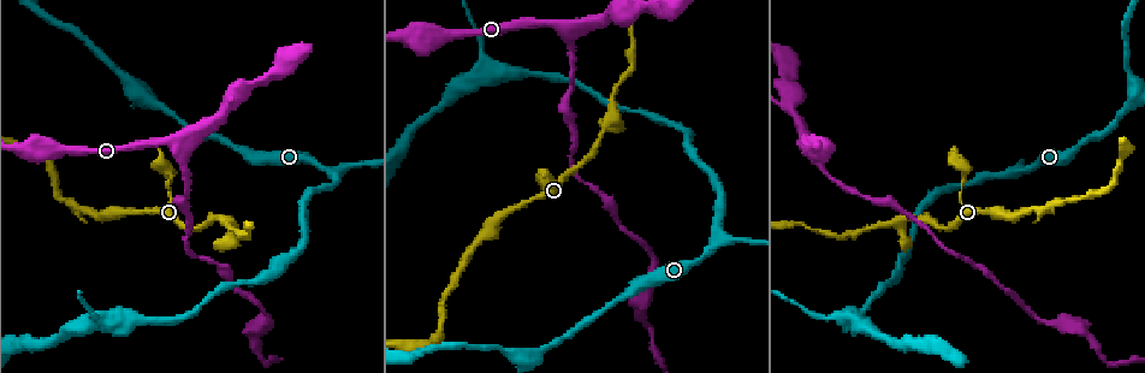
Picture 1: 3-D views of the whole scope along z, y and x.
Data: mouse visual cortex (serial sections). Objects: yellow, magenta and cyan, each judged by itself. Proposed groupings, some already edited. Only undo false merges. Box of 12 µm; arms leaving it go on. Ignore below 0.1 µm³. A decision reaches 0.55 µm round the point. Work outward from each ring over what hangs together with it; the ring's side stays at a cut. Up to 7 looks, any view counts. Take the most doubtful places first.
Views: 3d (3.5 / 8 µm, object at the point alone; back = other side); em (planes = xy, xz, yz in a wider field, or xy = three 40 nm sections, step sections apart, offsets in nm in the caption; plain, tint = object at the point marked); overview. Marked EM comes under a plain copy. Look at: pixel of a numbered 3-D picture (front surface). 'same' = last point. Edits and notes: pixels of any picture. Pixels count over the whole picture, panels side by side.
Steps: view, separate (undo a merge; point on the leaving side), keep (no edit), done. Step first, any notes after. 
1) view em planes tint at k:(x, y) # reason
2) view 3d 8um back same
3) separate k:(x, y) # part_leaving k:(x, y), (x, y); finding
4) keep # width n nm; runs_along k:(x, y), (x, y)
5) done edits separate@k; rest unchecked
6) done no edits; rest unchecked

view 3d 3.5um at 1:(175, 145) # three-way junction

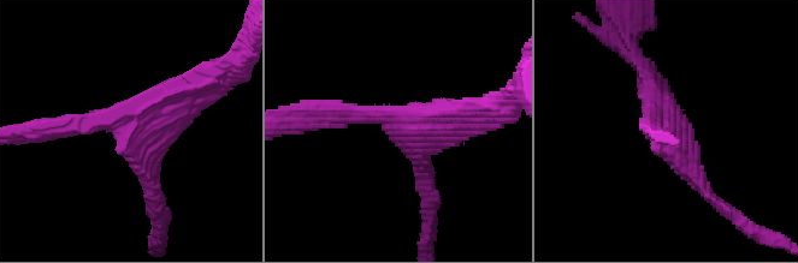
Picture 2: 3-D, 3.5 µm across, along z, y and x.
view em xy step 2 tint at 2:(667, 123) # need the tissue

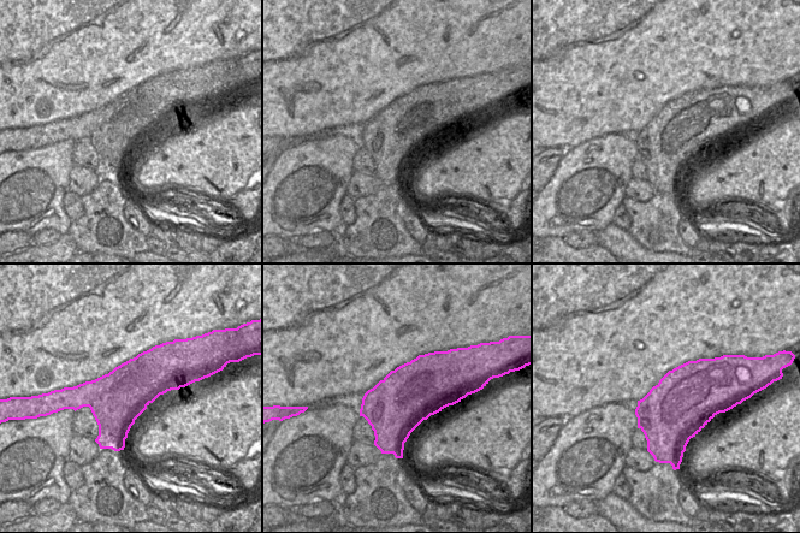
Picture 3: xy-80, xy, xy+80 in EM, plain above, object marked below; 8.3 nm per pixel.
view em xy step 3 tint same

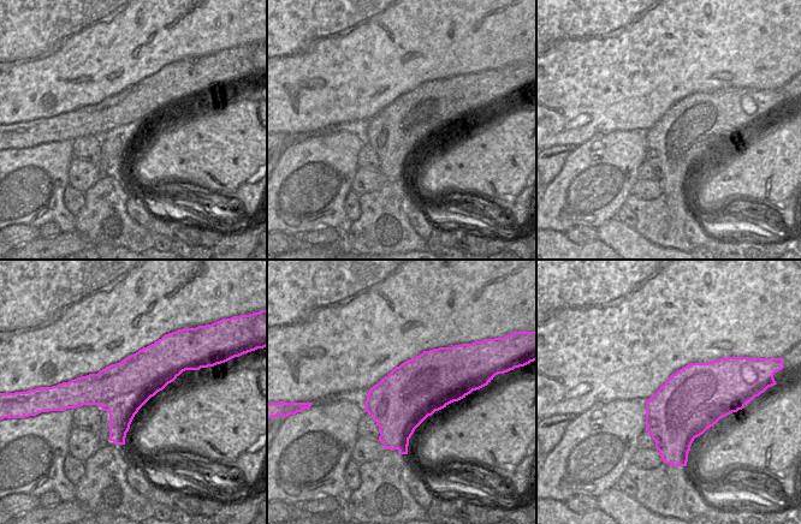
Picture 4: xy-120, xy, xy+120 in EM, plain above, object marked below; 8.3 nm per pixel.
separate 2:(679, 166) # width 500 nm; two cells meet here

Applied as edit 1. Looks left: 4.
view overview

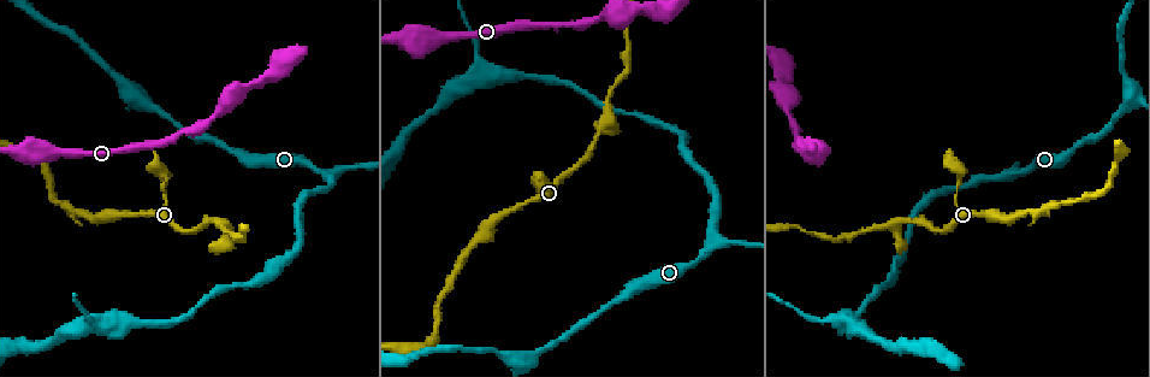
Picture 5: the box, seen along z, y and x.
view 3d 3.5um back at 5:(609, 13) # sudden change in width

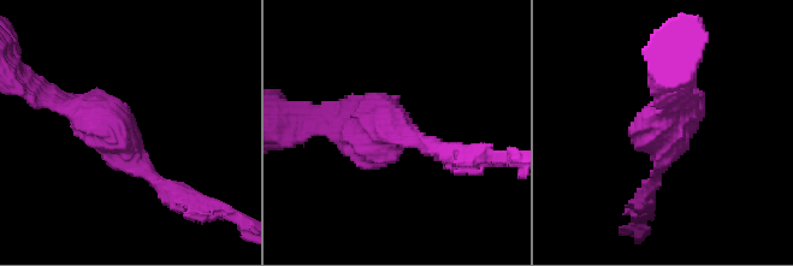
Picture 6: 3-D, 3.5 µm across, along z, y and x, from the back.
view em xy step 1 tint at 6:(665, 150)

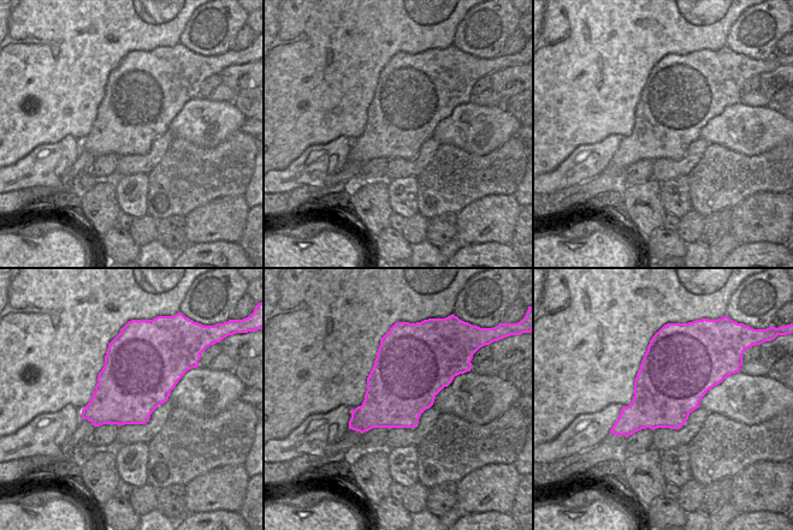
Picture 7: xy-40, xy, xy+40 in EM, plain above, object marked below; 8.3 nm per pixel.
keep # runs_along 6:(184, 201), (99, 120), (61, 101); continuous, no second cell

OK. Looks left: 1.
done edits separate@2; rest unchecked

